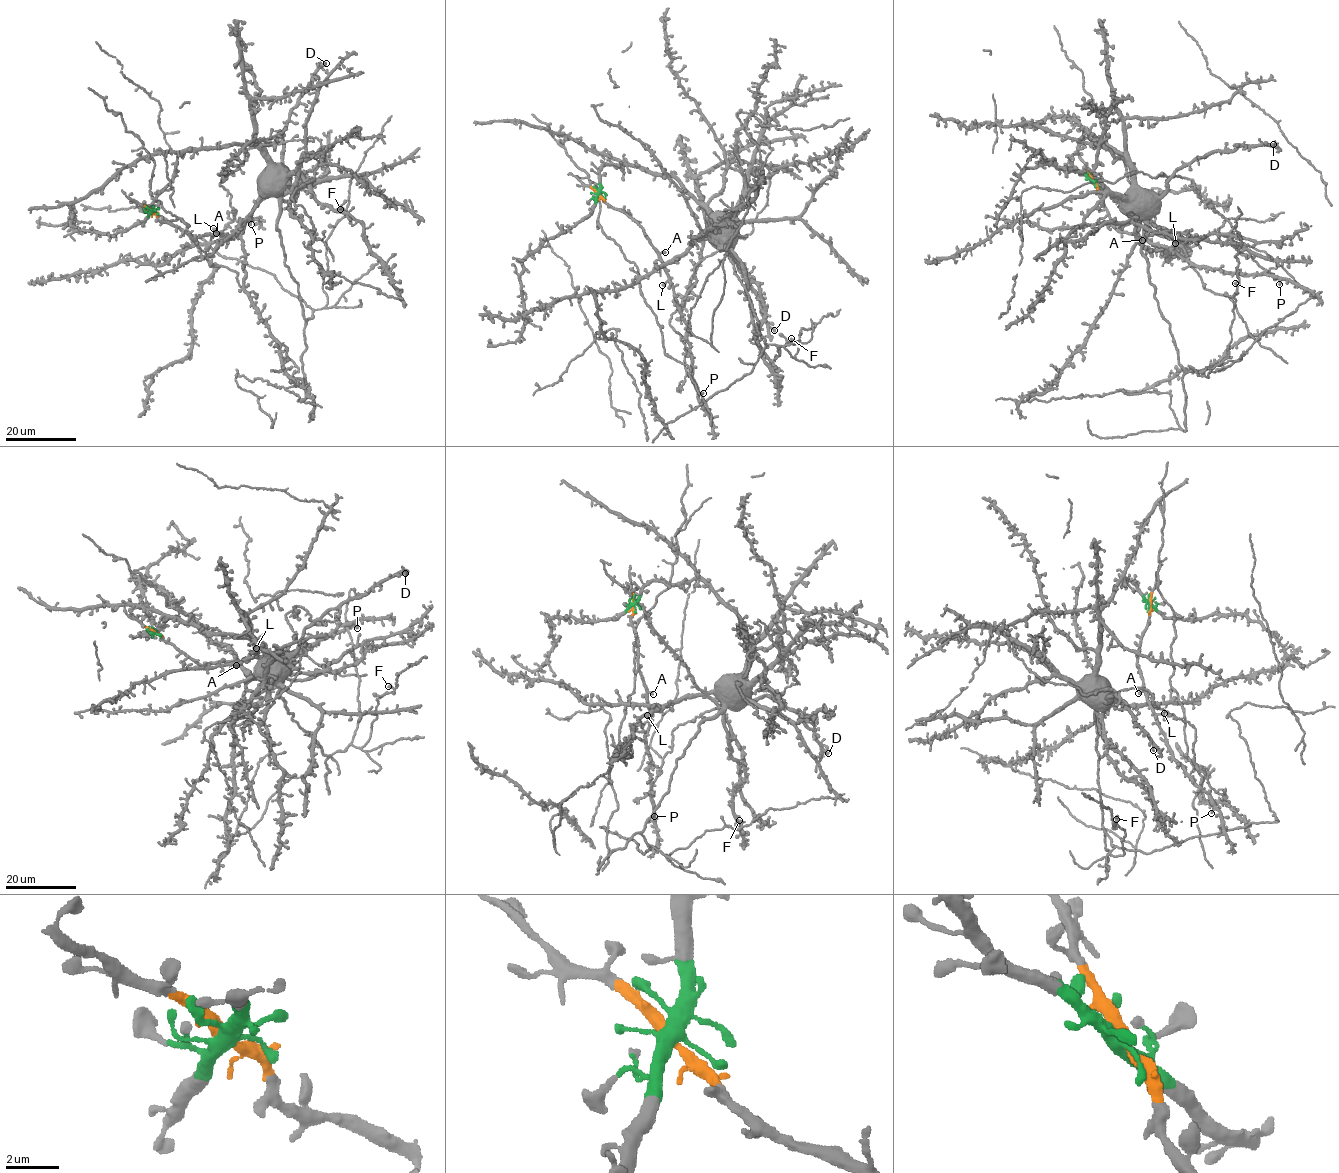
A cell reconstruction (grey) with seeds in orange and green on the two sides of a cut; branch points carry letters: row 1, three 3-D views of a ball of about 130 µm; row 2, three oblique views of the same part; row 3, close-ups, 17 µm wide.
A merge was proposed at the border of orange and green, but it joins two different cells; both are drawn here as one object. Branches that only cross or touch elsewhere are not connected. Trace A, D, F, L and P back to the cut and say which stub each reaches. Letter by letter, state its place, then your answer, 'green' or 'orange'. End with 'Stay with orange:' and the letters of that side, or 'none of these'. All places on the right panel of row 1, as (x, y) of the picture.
A: (1142, 240) | orange
D: (1273, 144) | green
F: (1235, 283) | green
L: (1175, 243) | orange
P: (1279, 284) | orange
Stay with orange: A, L, P

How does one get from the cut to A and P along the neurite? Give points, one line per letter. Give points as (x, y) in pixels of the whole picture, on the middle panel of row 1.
A: (598, 194), (607, 204), (634, 219), (659, 252), (666, 252)
P: (598, 194), (607, 204), (634, 219), (661, 262), (686, 326), (692, 381), (703, 393)

